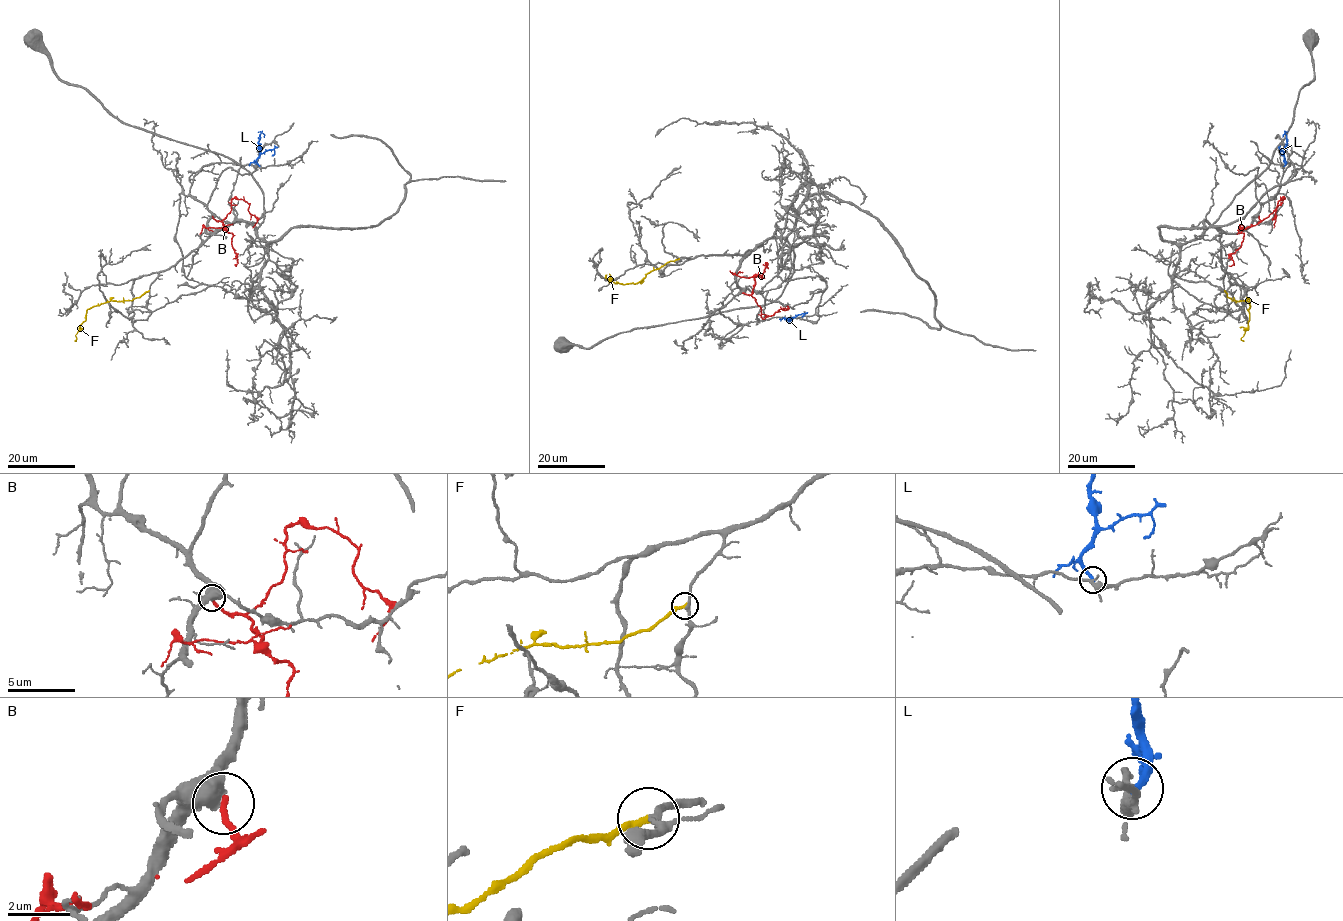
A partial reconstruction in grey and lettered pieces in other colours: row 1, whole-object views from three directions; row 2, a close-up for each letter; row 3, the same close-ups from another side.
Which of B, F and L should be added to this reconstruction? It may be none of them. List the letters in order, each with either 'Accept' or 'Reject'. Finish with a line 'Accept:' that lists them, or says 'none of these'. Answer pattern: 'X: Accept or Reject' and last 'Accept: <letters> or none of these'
B: Reject
F: Reject
L: Reject
Accept: none of these

